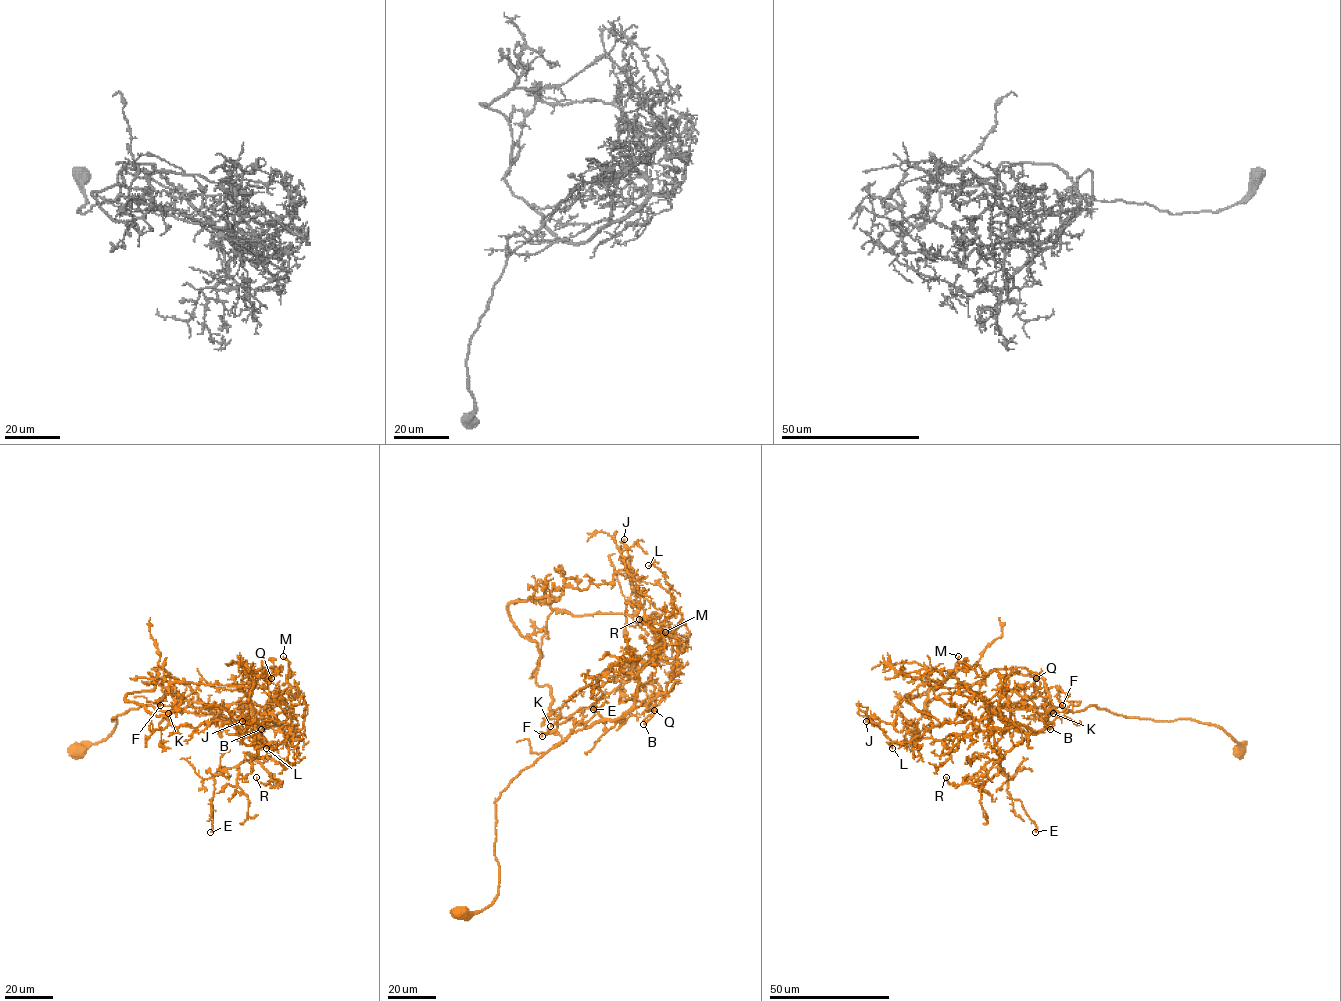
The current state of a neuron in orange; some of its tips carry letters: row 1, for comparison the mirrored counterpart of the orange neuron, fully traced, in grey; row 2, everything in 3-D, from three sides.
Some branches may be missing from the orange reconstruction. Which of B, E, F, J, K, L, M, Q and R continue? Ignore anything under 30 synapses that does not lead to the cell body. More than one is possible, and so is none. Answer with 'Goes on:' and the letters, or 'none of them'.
Goes on: none of them

